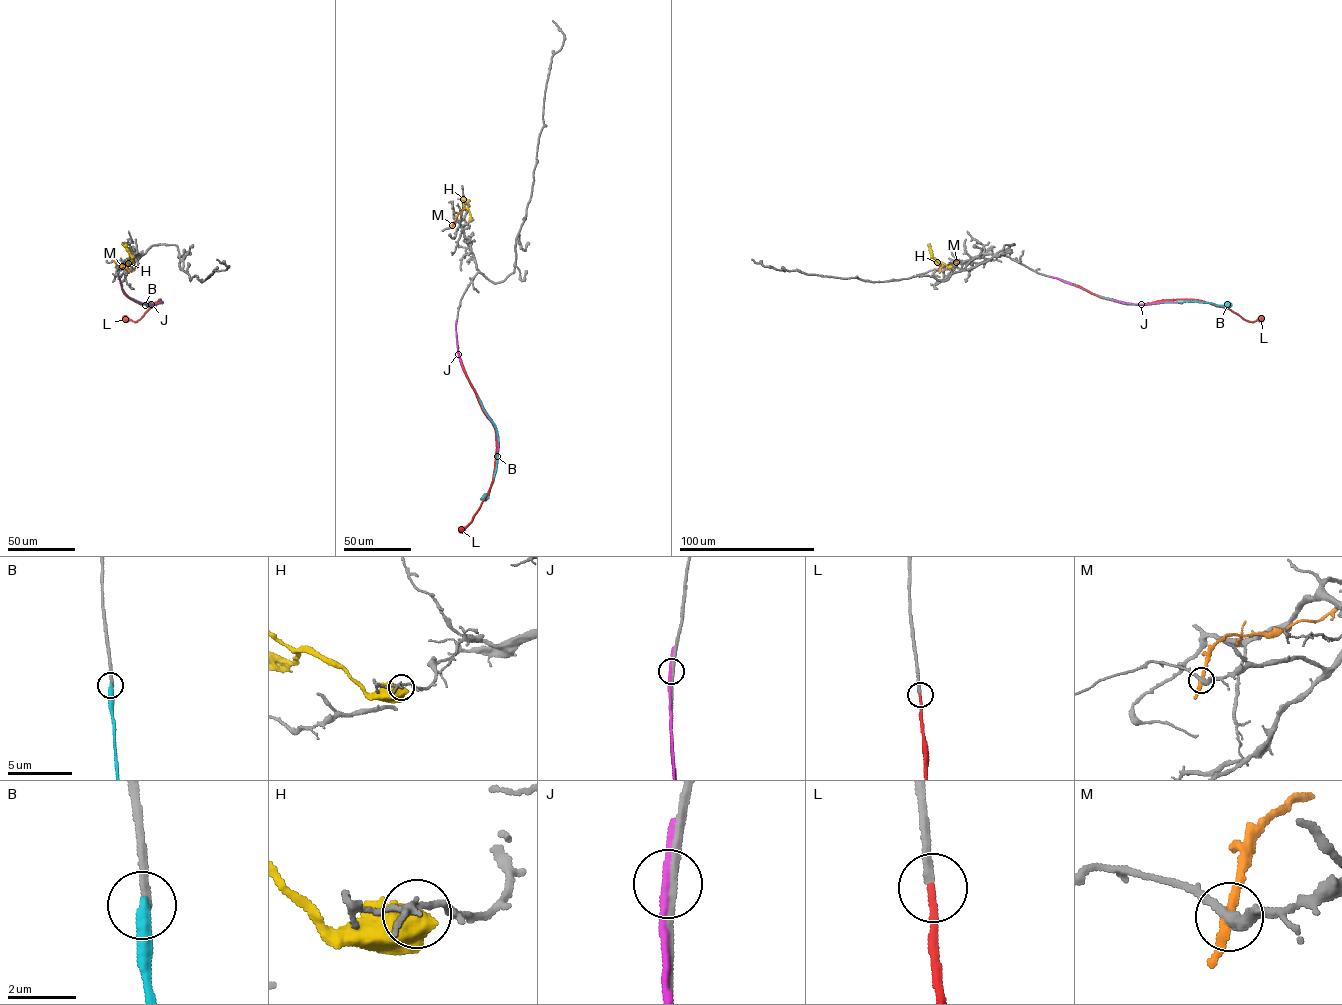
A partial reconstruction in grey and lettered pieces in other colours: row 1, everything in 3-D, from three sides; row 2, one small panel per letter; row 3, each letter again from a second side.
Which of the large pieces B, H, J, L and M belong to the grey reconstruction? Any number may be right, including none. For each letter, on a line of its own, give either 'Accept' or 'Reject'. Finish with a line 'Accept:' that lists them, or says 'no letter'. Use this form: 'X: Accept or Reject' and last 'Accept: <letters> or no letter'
B: Reject
H: Reject
J: Reject
L: Accept
M: Reject
Accept: L

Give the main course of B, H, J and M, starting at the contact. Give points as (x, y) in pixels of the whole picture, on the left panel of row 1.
B: (121, 284), (125, 293), (137, 301), (149, 304), (162, 302), (147, 305), (144, 303)
H: (135, 266), (129, 251), (122, 244)
J: (120, 278), (121, 288), (128, 297), (146, 304), (162, 303)
M: (128, 271), (114, 260)

